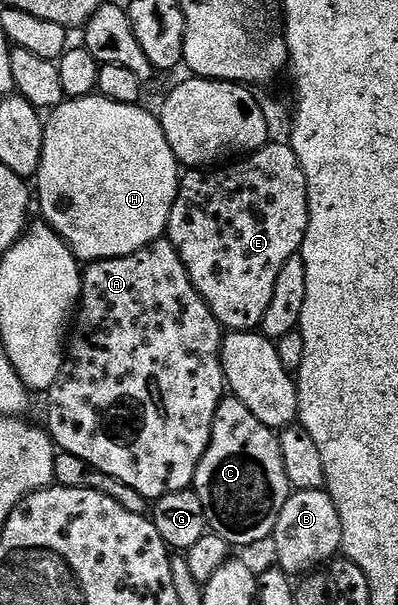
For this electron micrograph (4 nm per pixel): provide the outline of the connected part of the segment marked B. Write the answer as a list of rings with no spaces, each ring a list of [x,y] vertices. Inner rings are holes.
[[[325,489],[291,493],[280,512],[280,520],[272,535],[273,542],[274,554],[278,557],[277,569],[291,576],[305,576],[331,561],[341,551],[340,512],[336,512],[336,504]]]

